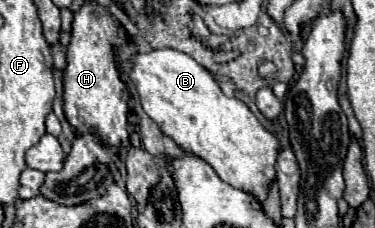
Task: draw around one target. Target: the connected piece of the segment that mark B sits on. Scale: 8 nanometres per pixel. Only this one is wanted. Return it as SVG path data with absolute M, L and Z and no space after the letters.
M164 48L138 54L130 78L136 82L144 112L160 124L180 148L204 158L232 188L240 188L266 202L270 186L276 178L274 164L280 144L250 108L236 96L226 96L212 74L184 52Z

